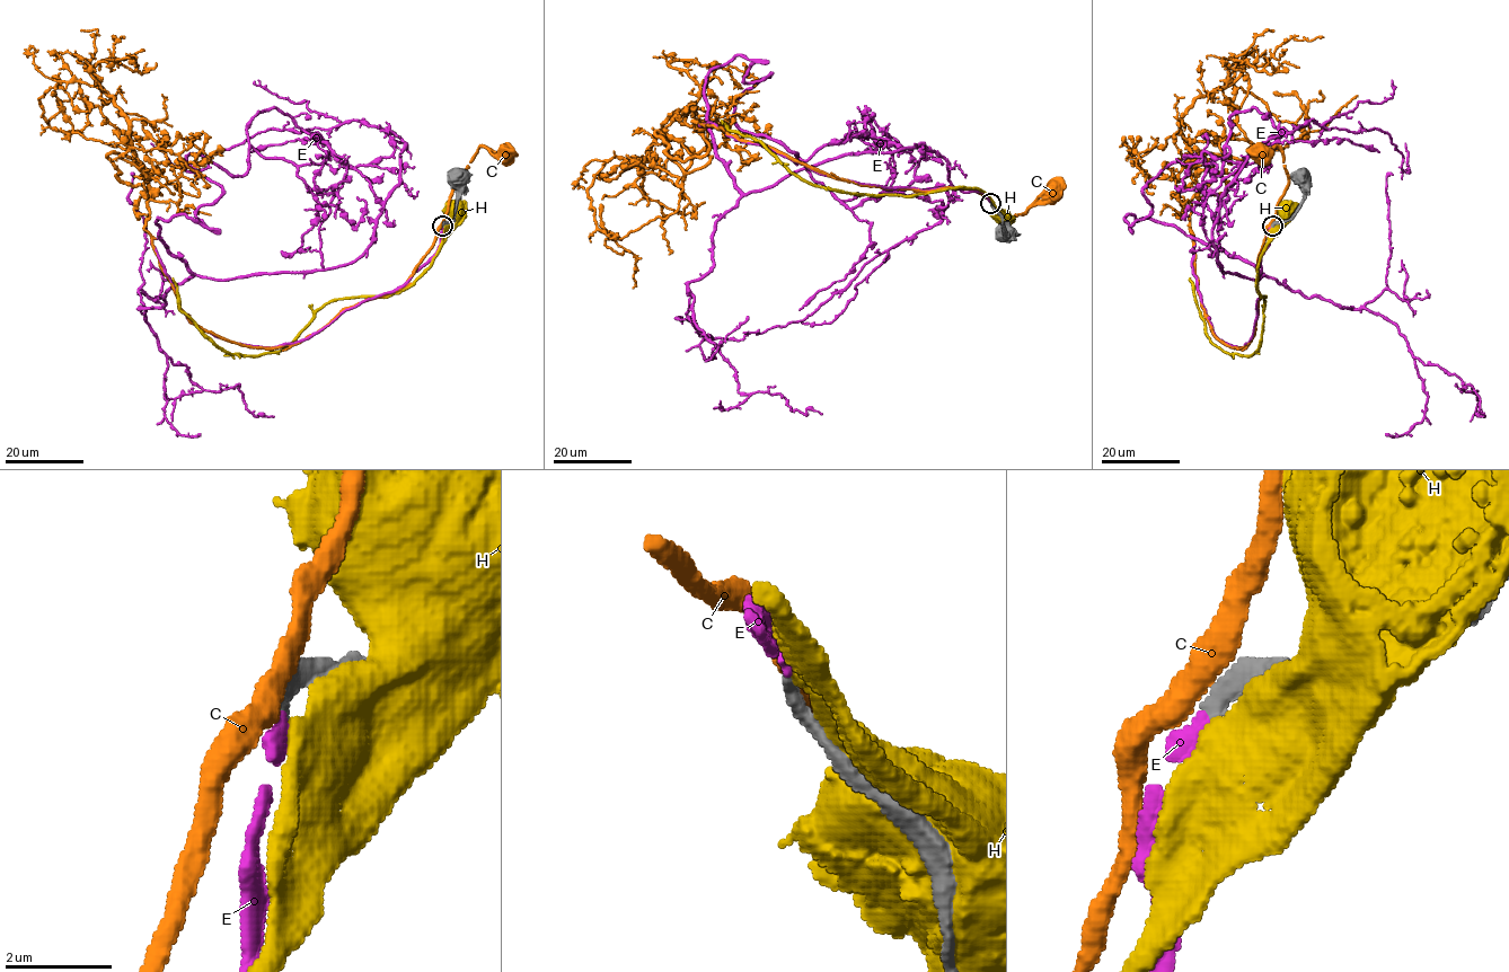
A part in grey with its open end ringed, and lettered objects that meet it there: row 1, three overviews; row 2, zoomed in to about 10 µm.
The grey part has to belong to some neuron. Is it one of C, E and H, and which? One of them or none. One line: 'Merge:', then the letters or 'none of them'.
Merge: E

